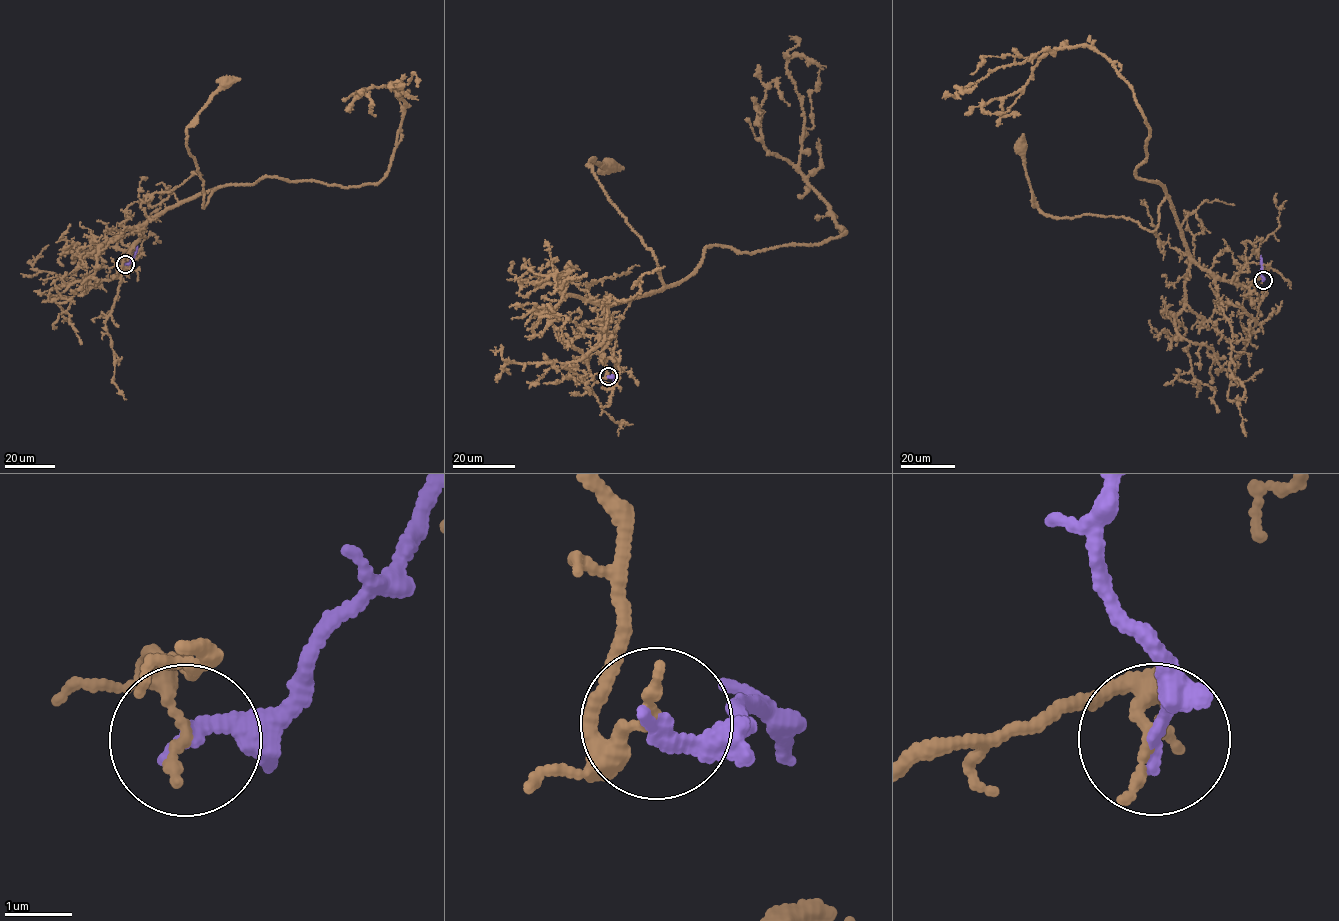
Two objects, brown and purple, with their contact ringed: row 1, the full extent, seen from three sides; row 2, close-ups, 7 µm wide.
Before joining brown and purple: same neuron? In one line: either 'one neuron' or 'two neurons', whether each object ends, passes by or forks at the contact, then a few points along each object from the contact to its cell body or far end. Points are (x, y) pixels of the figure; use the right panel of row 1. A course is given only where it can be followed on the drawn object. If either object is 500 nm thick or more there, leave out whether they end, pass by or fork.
two neurons; brown ends there; purple ends there; brown runs (1262, 280), (1236, 283), (1195, 264), (1166, 198), (1152, 231), (1119, 216), (1045, 214), (1021, 145); purple runs (1262, 280), (1261, 255)

